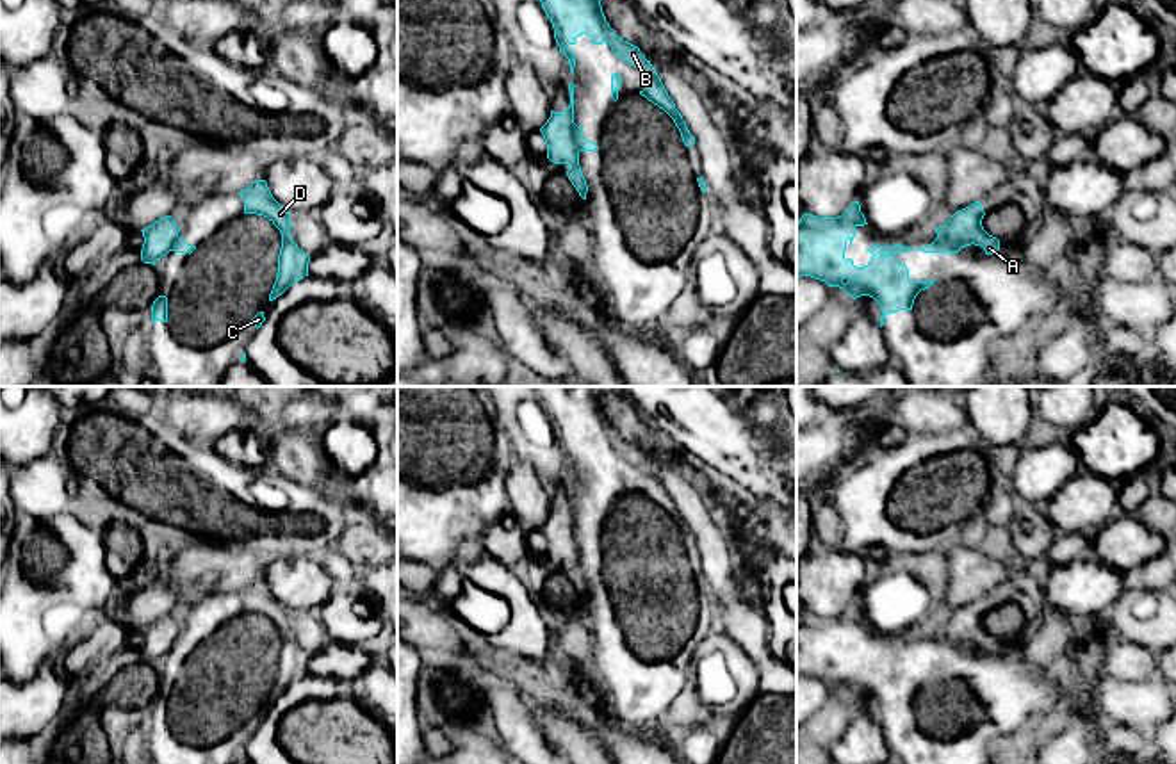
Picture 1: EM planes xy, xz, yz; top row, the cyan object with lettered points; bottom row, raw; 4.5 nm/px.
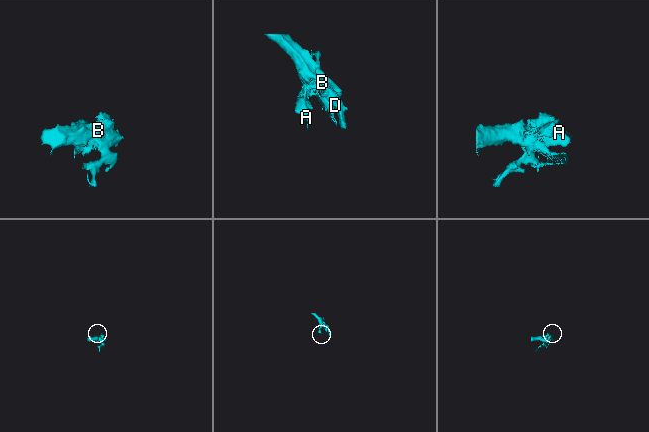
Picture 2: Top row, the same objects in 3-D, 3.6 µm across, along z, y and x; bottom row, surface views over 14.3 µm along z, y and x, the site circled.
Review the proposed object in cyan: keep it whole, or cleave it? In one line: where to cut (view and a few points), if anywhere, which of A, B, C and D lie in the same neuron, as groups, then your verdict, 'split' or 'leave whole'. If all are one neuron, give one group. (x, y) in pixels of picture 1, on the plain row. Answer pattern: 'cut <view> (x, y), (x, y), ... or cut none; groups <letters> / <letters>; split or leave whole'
cut xz (572, 522), (579, 549); groups A / B C D; split

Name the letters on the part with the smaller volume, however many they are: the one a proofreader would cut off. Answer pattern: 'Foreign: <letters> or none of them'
Foreign: A

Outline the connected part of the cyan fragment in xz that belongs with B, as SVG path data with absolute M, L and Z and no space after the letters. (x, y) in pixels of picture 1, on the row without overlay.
M536 386L536 392L542 408L552 422L559 451L570 461L572 474L576 467L576 451L568 449L568 443L576 443L576 438L583 433L592 436L590 442L608 442L617 456L649 475L650 483L640 490L640 493L674 518L684 545L695 543L695 536L690 532L686 520L675 508L674 499L668 495L650 459L645 458L638 445L620 438L606 420L600 399L615 392L613 386Z

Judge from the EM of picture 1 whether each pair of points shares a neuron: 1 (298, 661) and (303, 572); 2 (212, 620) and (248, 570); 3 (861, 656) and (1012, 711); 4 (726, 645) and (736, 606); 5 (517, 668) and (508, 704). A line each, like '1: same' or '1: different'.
1: different
2: different
3: same
4: different
5: different

